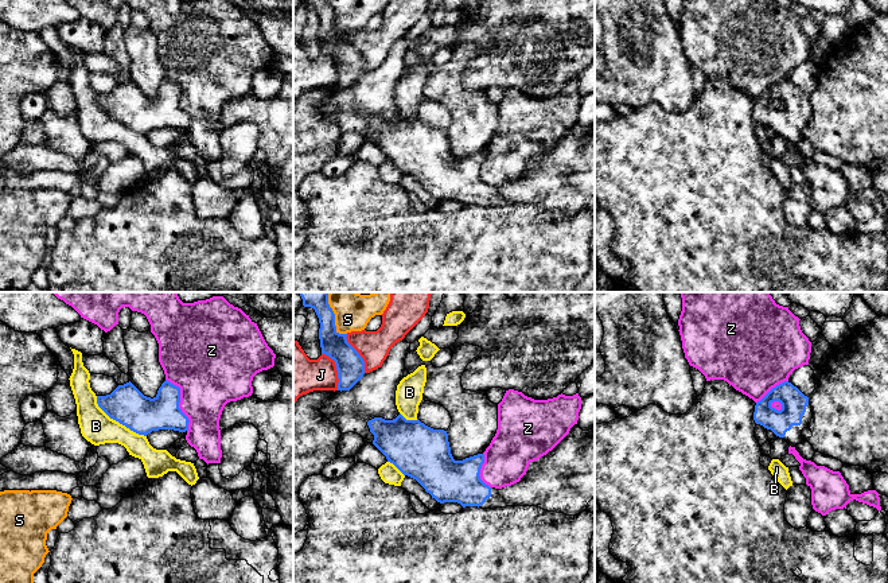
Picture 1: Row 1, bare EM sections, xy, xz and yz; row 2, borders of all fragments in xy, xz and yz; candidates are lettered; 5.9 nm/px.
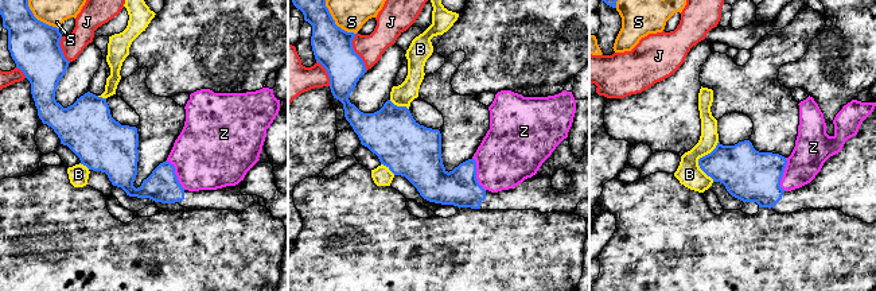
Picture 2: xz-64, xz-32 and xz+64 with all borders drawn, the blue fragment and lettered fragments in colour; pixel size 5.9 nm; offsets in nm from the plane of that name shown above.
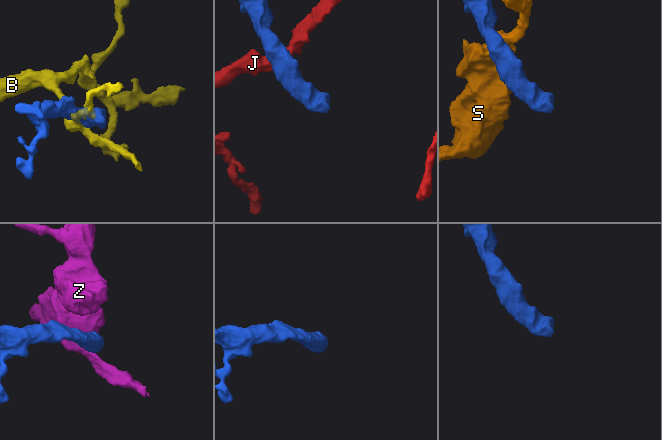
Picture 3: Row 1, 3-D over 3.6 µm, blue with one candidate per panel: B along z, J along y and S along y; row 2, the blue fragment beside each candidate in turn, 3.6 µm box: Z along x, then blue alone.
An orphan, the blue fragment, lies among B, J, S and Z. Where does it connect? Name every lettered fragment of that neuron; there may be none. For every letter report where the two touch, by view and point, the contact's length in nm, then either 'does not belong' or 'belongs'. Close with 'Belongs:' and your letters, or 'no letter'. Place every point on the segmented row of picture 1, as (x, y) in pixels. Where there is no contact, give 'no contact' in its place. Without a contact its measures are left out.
B: xy (117, 420) | 380 nm | does not belong
J: xz (337, 369) | 240 nm | does not belong
S: xz (334, 317) | 280 nm | does not belong
Z: xy (179, 401) | 340 nm | does not belong
Belongs: no letter

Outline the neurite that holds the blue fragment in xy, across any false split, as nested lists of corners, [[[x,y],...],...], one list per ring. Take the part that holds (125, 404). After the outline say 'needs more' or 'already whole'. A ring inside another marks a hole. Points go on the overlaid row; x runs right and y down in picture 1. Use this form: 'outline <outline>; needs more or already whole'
outline [[[167,380],[161,384],[153,399],[144,396],[131,381],[118,385],[110,395],[97,396],[98,407],[110,419],[144,436],[159,430],[188,431],[190,420],[179,408],[179,403],[180,388]]]; already whole

